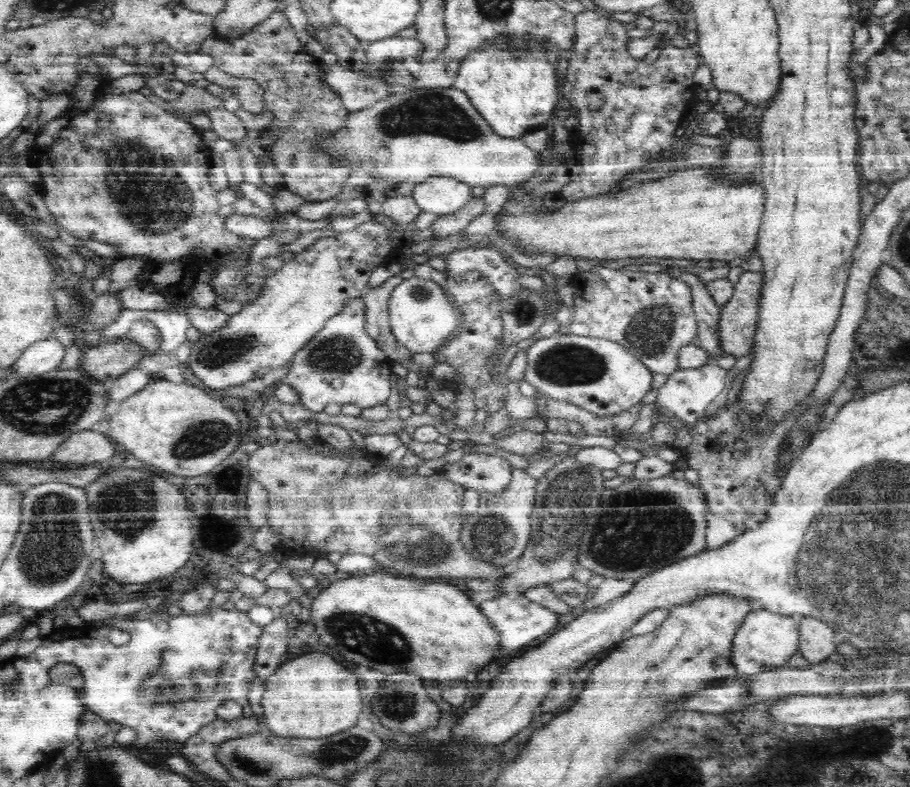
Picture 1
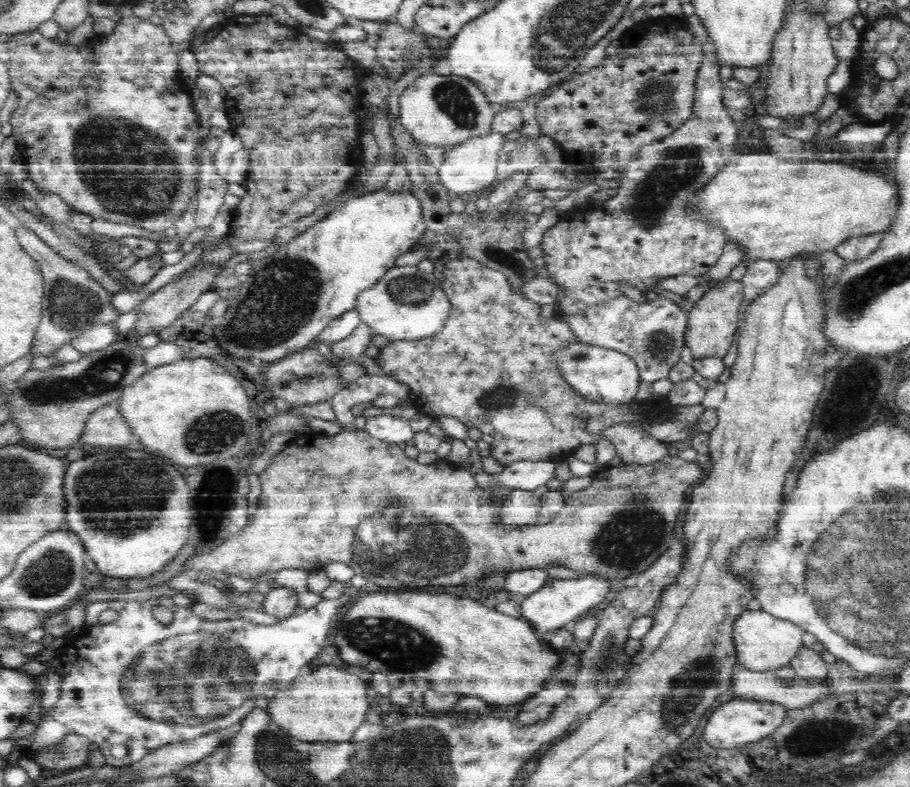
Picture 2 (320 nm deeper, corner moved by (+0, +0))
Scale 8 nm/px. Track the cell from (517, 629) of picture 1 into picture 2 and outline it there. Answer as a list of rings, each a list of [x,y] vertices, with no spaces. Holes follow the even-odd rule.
[[[579,574],[579,577],[566,580],[554,579],[540,590],[529,594],[530,596],[520,597],[522,612],[526,620],[534,626],[534,631],[558,630],[570,624],[570,620],[577,620],[582,614],[603,602],[606,594],[610,592],[610,581],[610,579],[589,574]]]

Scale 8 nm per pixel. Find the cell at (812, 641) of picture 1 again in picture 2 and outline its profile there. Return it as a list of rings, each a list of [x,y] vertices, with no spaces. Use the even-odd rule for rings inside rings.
[[[805,645],[800,648],[800,652],[789,662],[795,670],[796,681],[808,683],[818,683],[818,680],[832,680],[830,678],[830,664],[826,663],[820,653],[809,649]]]

